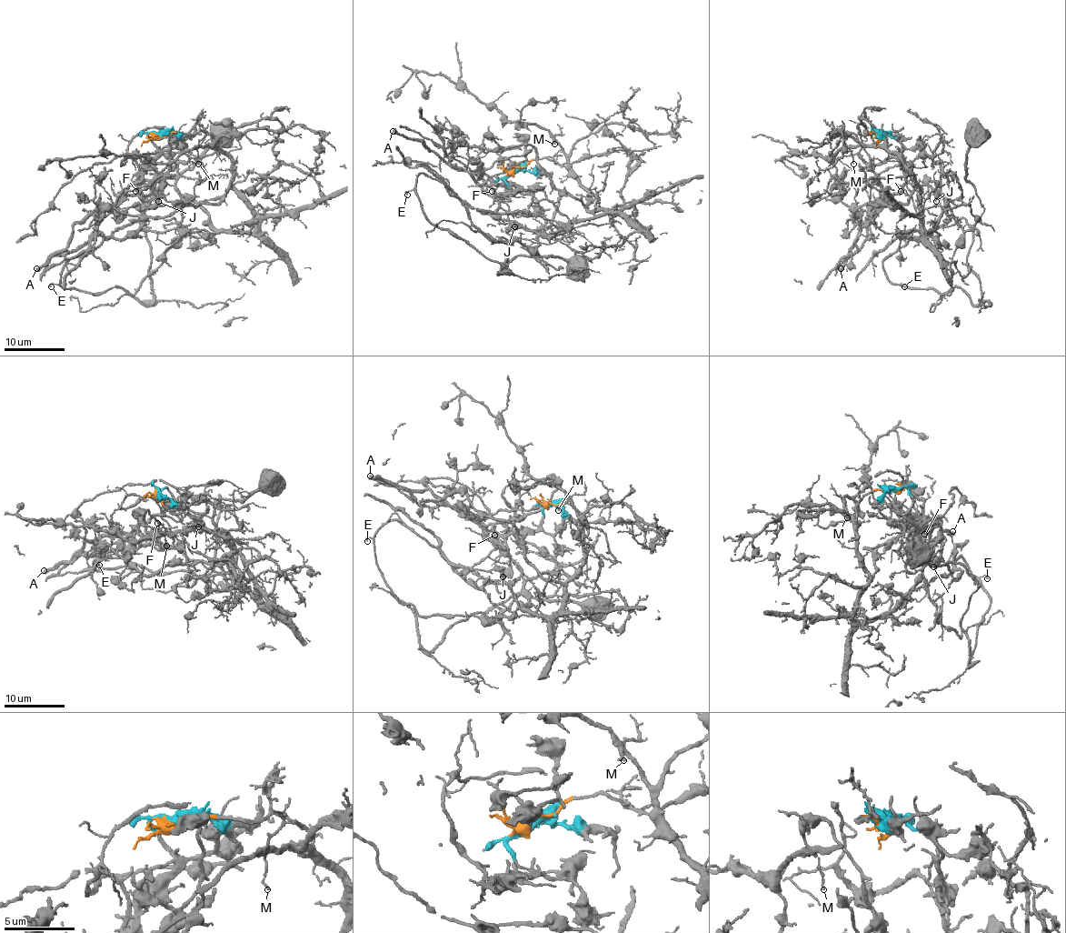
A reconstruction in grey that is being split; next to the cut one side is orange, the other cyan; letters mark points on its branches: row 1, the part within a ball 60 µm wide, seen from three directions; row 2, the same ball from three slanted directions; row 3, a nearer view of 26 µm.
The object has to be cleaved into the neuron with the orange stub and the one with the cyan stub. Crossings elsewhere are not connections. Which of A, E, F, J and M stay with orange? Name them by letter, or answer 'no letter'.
M

